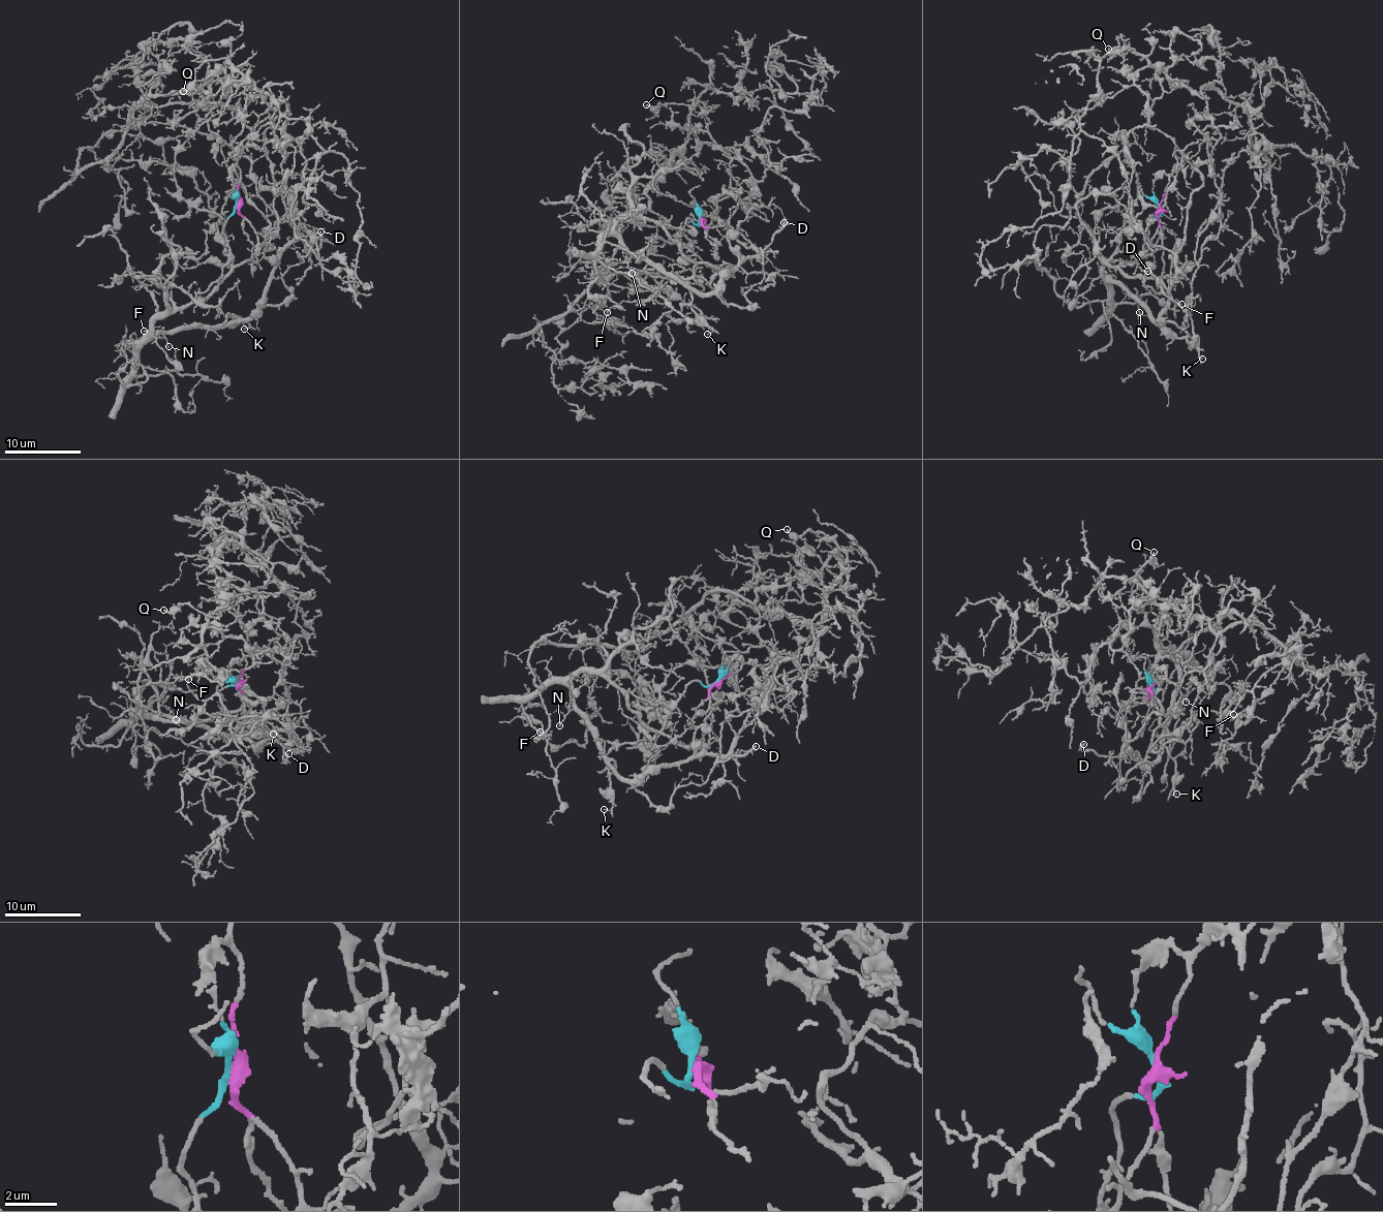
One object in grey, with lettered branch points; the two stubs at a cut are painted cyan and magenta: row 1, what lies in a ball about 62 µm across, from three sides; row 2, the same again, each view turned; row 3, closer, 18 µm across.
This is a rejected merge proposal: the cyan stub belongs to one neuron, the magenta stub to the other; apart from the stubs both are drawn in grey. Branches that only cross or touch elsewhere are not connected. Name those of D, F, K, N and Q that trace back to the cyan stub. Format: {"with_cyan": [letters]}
{"with_cyan": ["D", "F", "K", "N"]}

